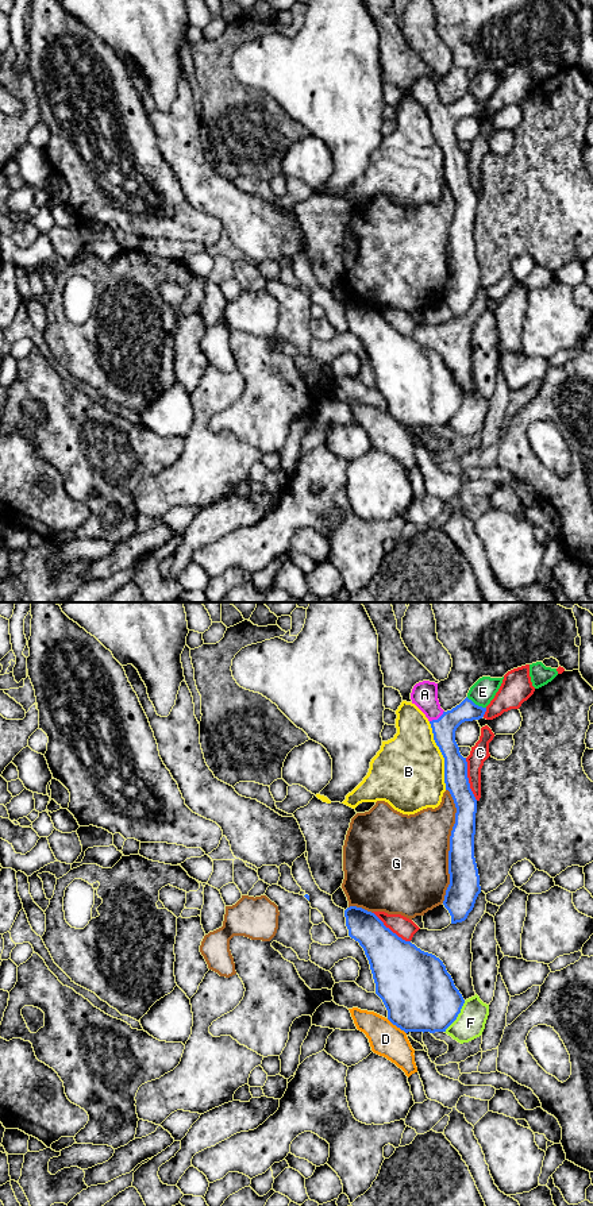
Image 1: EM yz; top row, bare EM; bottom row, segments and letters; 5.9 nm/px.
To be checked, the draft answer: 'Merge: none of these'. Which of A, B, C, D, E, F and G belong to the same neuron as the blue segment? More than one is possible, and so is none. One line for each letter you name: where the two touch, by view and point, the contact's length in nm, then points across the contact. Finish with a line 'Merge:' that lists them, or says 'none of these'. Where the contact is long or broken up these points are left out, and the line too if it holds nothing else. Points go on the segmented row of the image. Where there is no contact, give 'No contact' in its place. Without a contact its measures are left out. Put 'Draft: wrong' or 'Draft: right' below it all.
A: Touches blue at yz (438, 719). Shared border 110 nm. Path across: yz (443, 728), (438, 719), (424, 694)
Merge: A
Draft: wrong

